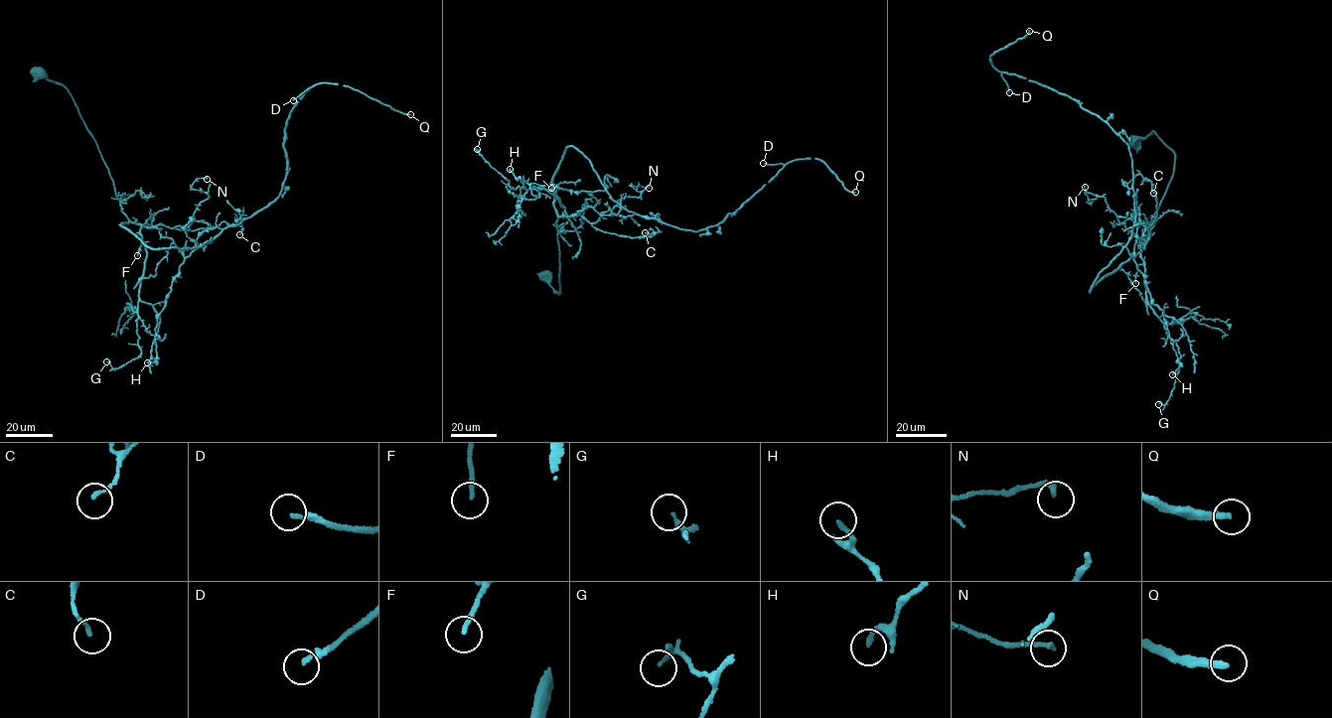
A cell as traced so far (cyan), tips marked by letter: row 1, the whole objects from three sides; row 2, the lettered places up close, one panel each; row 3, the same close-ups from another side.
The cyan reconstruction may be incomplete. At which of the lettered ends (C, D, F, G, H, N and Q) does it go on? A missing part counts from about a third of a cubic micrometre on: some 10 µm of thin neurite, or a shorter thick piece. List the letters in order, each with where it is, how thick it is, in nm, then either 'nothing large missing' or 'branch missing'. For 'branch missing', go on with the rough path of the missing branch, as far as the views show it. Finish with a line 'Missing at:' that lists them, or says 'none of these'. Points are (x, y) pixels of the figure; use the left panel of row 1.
C: place (239, 234); calibre 150 nm; nothing large missing
D: place (293, 100); calibre 150 nm; branch missing
F: place (137, 255); calibre 160 nm; nothing large missing
G: place (106, 361); calibre 120 nm; nothing large missing
H: place (147, 362); calibre 200 nm; nothing large missing
N: place (207, 179); calibre 180 nm; nothing large missing
Q: place (410, 114); calibre 280 nm; branch missing
Missing at: D, Q

